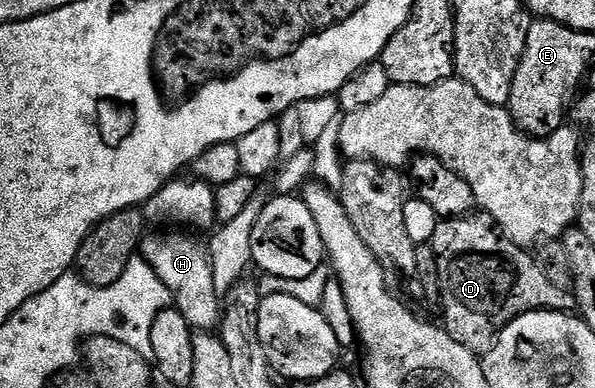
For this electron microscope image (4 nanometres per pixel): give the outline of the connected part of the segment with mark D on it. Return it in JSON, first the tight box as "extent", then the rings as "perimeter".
{"extent":[429,213,575,351],"perimeter":[[[486,213],[444,218],[437,223],[429,244],[436,254],[438,298],[443,299],[442,326],[465,349],[490,351],[499,332],[518,315],[530,311],[575,311],[574,294],[551,284],[538,258],[506,239]]]}

